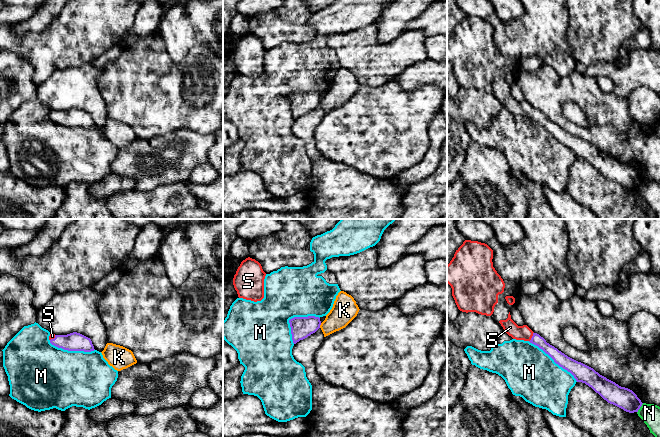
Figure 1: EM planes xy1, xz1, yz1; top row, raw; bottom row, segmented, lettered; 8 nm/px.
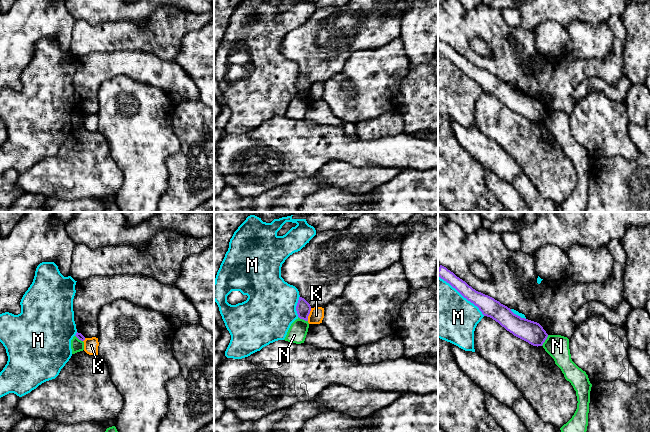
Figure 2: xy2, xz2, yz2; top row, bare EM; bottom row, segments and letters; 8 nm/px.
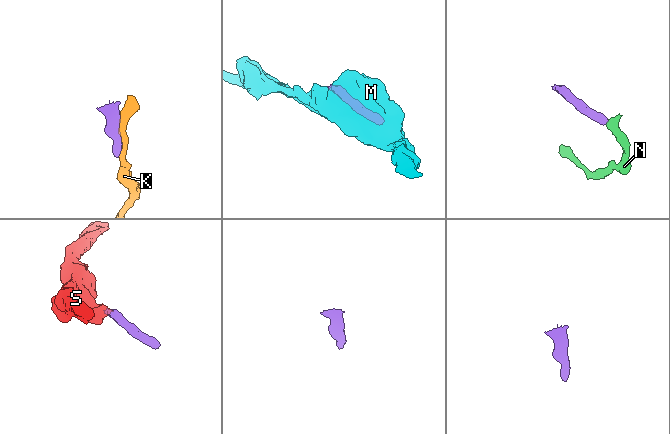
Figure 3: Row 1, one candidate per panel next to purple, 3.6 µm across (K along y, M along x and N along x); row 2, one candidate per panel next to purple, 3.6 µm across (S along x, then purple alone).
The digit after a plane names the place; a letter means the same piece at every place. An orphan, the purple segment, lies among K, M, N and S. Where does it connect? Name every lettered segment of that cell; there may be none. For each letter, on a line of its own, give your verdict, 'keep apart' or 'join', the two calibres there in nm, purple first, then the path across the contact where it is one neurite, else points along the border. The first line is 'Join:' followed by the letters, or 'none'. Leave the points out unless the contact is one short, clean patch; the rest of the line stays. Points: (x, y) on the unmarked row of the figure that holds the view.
Join: S
K: keep apart; 120 nm thick on the purple side, 120 nm on the other
M: keep apart; 180 nm thick on the purple side, 400 nm on the other
N: keep apart; 180 nm thick on the purple side, 190 nm on the other; border along yz2 (548, 111), (541, 121)
S: join; 90 nm thick on the purple side, 110 nm on the other; runs through yz1 (554, 129), (532, 113), (510, 103)

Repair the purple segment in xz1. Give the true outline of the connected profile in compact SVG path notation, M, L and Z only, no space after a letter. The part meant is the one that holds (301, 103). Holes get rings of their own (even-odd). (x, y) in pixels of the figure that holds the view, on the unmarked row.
M294 93L289 96L293 119L296 120L315 109L321 101L319 93Z

